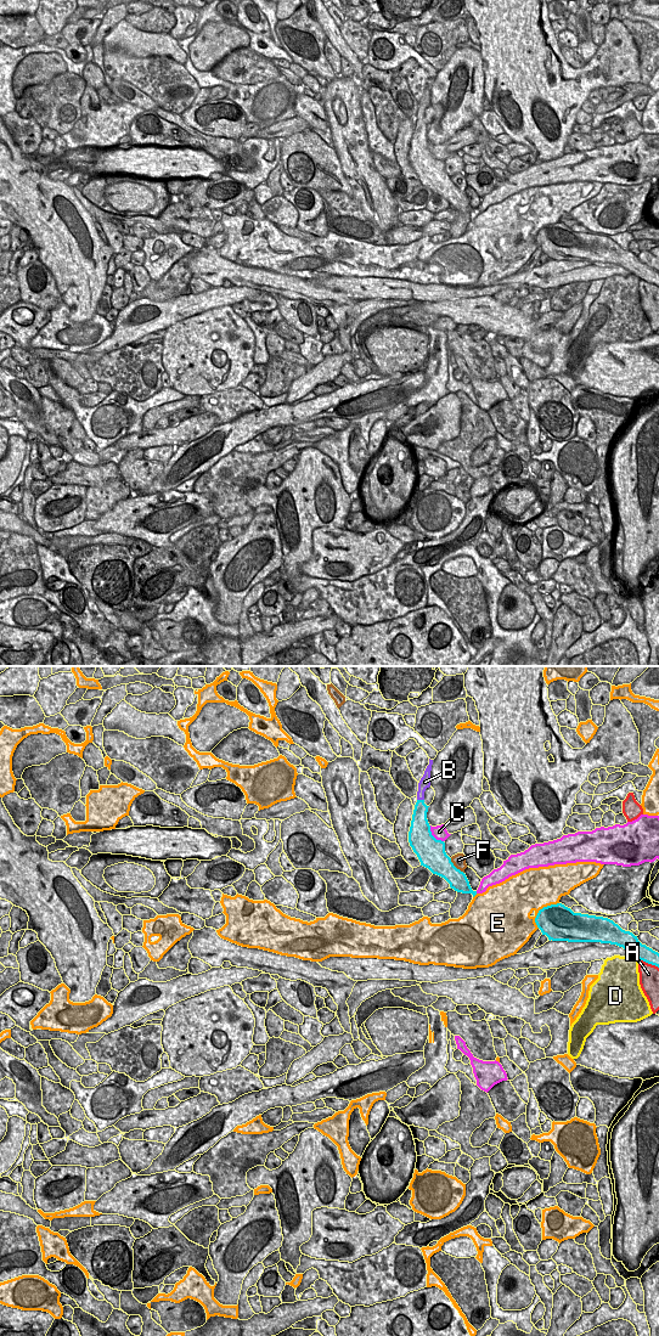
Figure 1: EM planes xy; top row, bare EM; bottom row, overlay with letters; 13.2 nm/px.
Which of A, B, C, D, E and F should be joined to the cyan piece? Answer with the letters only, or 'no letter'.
B

